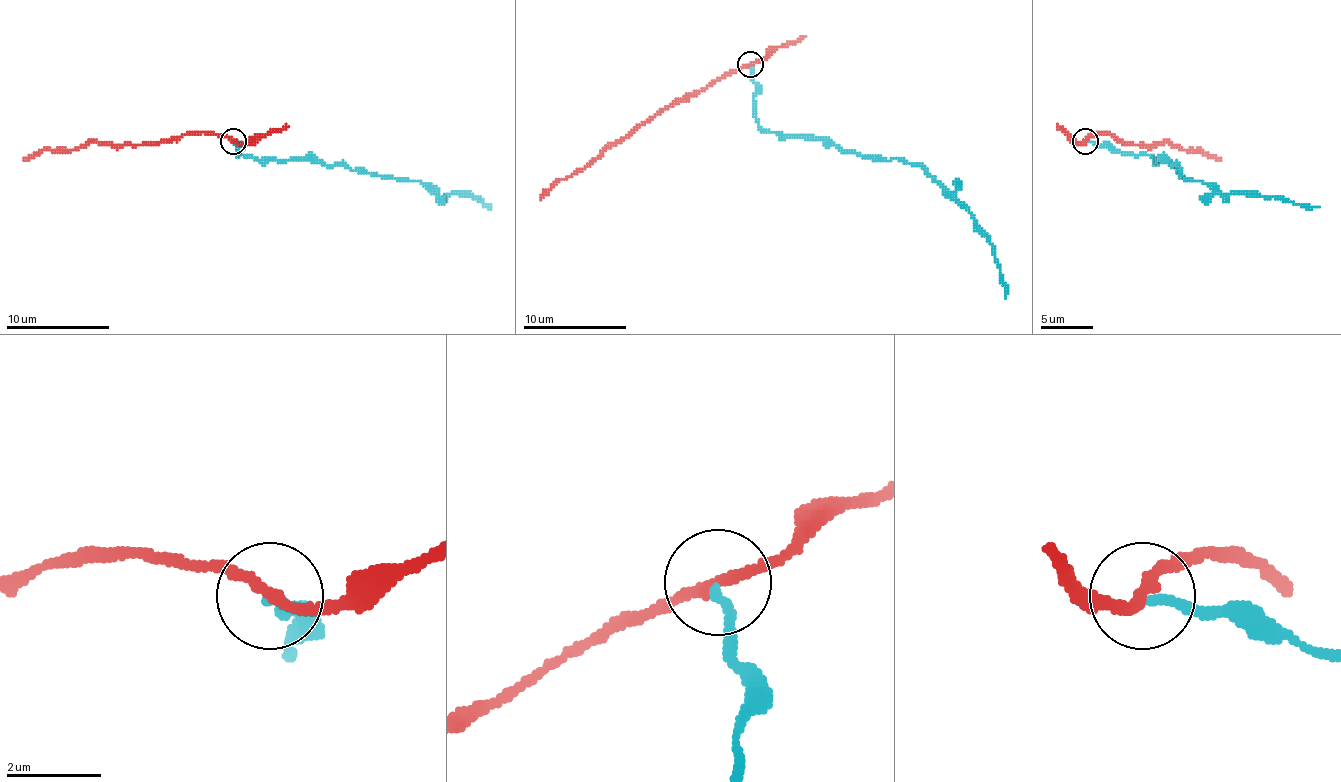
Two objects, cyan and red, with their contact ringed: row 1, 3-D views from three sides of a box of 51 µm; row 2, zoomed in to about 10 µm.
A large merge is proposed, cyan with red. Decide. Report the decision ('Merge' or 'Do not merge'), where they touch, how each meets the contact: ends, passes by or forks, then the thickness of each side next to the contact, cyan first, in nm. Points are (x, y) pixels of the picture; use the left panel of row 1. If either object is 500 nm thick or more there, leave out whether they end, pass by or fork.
Do not merge. Place: (233, 141). At the ring cyan ends. At the ring red passes by. Thickness 200 nm (cyan) against 220 nm

